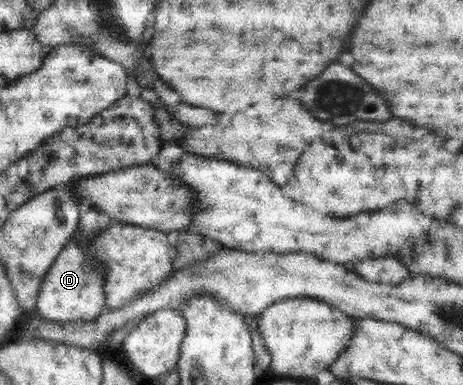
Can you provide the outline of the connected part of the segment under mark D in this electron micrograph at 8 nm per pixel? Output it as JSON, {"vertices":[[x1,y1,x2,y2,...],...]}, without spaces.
{"vertices":[[92,206,84,213,80,213,74,233,62,246,46,271,46,275,41,276,35,303,35,311,39,317,50,322,90,322,104,312,104,268,102,264,87,256,81,242,90,239,99,229,108,227,112,221,114,220]]}

